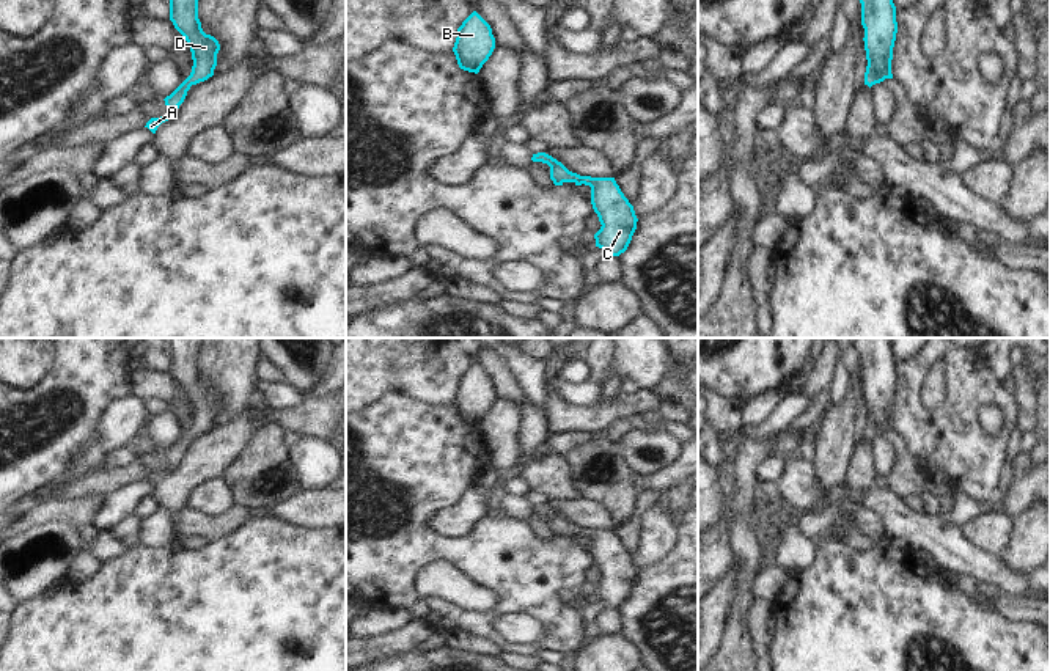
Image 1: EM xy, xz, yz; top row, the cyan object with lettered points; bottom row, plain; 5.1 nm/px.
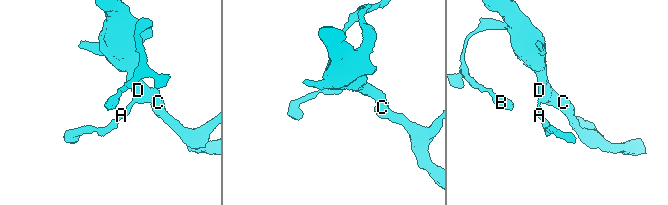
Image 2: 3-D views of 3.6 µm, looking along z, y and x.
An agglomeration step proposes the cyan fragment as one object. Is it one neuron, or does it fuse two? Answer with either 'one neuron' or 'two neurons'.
one neuron

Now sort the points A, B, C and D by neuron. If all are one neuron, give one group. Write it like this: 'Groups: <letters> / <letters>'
Groups: A B C D

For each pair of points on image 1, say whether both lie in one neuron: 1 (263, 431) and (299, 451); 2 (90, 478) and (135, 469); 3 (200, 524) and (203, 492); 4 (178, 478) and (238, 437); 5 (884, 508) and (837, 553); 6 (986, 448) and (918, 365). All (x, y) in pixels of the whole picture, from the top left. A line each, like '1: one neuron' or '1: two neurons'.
1: two neurons
2: one neuron
3: two neurons
4: one neuron
5: two neurons
6: one neuron

